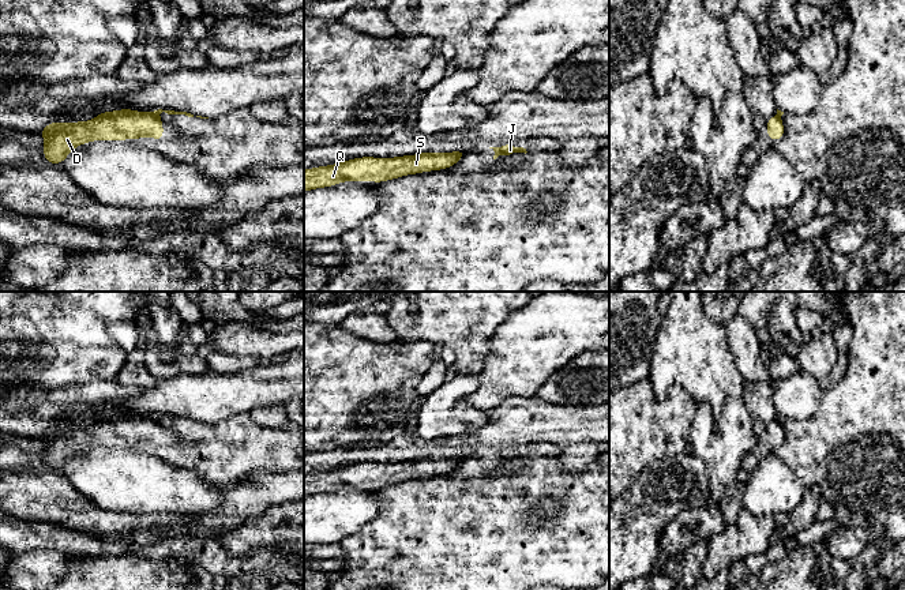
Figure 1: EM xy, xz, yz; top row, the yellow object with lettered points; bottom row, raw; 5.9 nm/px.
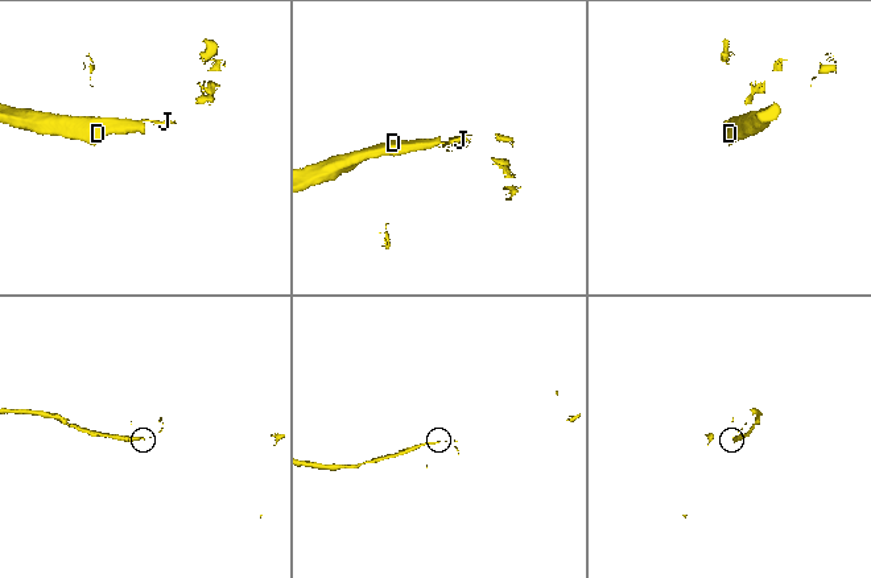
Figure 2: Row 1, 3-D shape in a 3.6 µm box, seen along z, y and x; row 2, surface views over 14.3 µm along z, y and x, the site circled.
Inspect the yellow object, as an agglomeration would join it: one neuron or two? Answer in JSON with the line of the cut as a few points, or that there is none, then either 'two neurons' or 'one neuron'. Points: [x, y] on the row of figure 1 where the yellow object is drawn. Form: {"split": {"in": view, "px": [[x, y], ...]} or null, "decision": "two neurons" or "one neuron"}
{"split": {"in": "xy", "px": [[151, 113], [157, 117]]}, "decision": "two neurons"}

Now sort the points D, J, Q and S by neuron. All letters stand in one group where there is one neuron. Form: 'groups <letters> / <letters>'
groups D Q S / J

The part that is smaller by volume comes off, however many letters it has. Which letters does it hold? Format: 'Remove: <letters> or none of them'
Remove: J

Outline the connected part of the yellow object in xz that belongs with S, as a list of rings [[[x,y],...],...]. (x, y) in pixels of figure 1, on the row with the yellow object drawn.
[[[458,150],[452,153],[433,151],[393,158],[361,157],[334,165],[305,169],[304,192],[333,187],[343,181],[368,180],[383,183],[406,174],[448,169],[465,154],[465,150]]]

